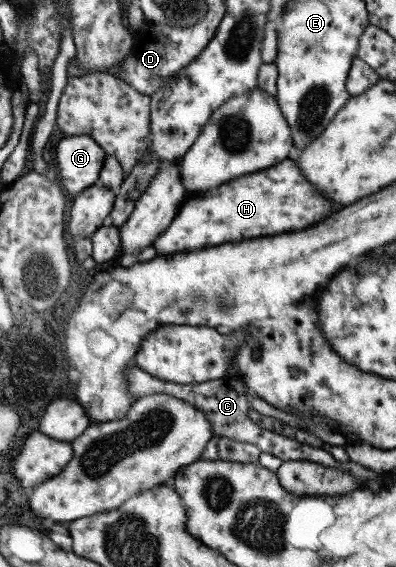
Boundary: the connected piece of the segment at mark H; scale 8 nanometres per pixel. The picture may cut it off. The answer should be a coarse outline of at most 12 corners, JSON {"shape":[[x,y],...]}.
{"shape":[[289,159],[179,205],[158,255],[299,231],[339,205]]}

